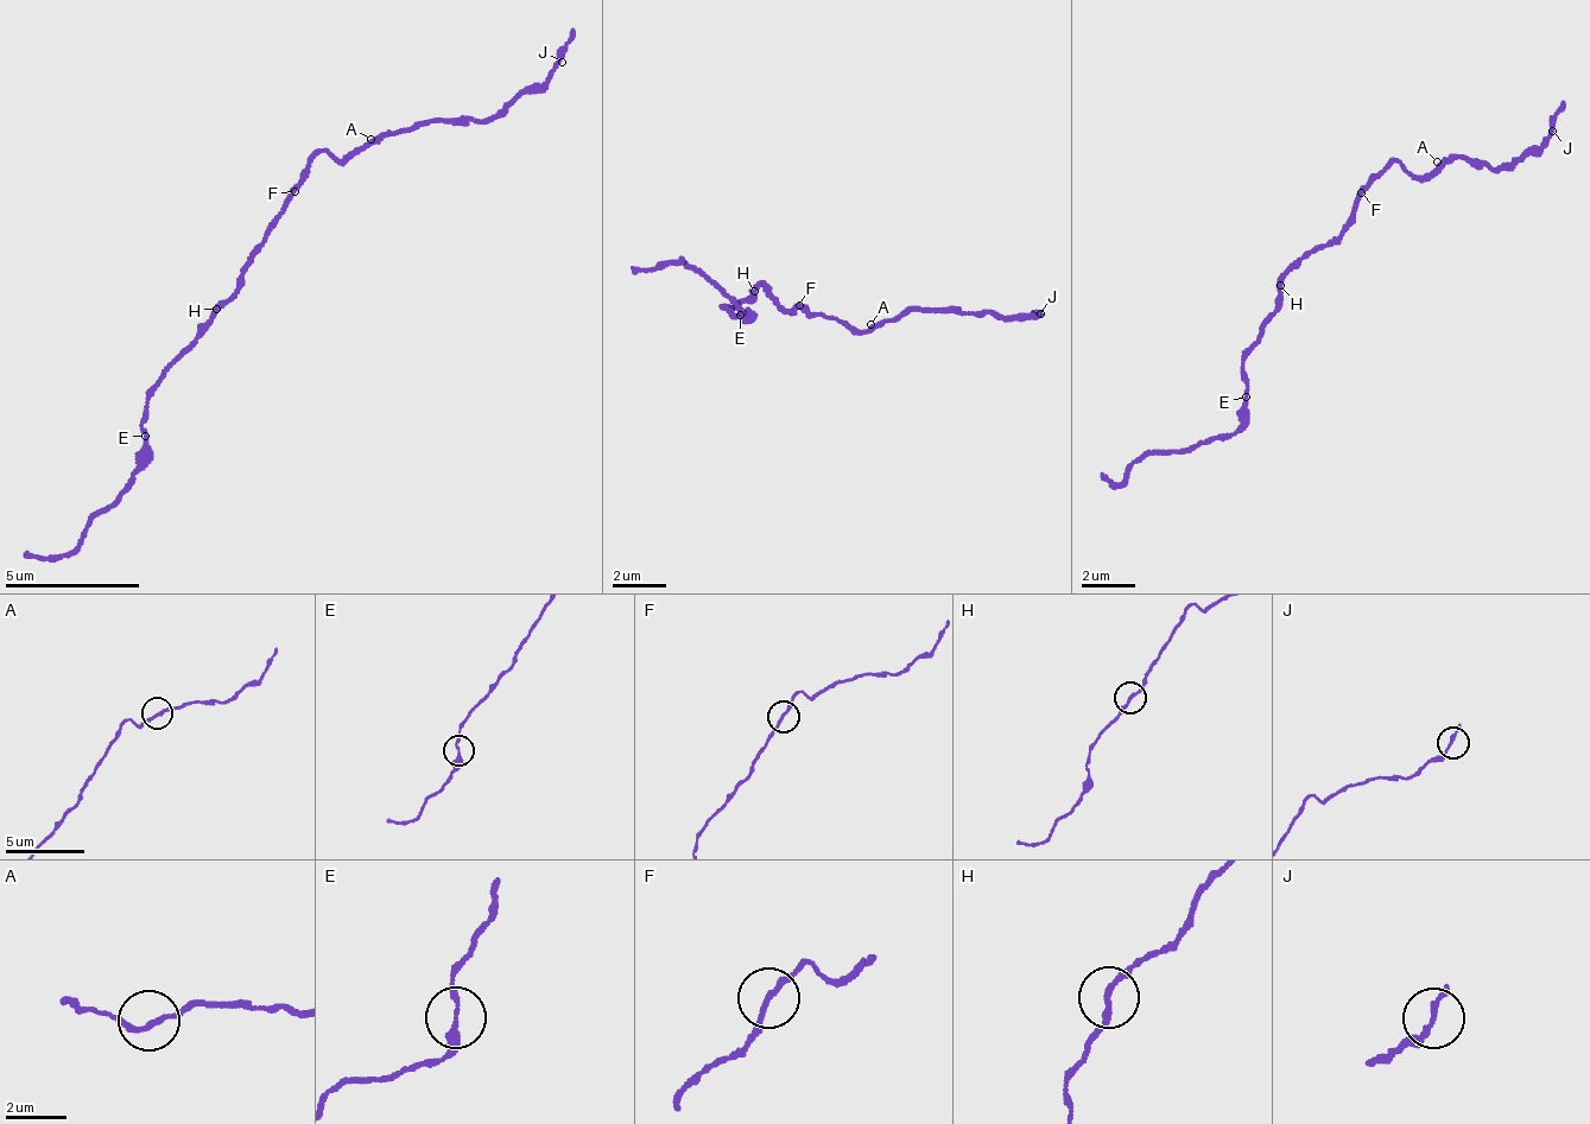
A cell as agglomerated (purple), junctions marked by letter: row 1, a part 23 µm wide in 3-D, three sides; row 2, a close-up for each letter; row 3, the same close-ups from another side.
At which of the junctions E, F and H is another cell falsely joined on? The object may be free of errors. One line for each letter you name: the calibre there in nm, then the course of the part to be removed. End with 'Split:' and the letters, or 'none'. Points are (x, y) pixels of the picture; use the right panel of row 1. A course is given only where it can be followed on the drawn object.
Split: none

